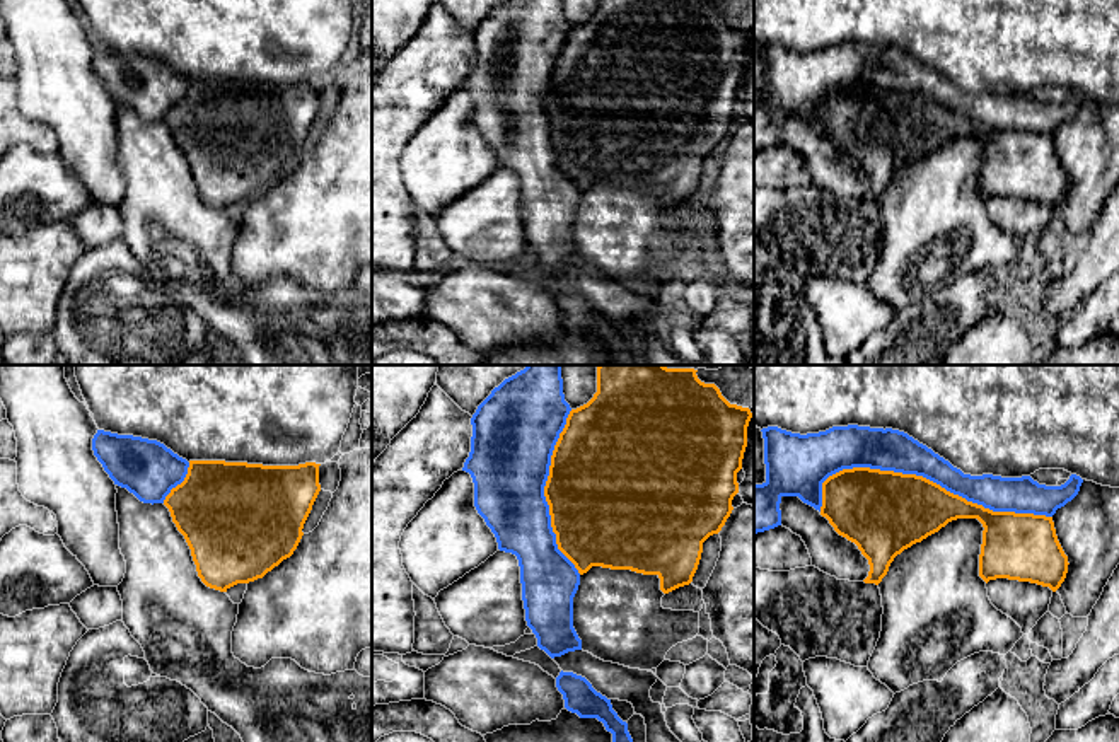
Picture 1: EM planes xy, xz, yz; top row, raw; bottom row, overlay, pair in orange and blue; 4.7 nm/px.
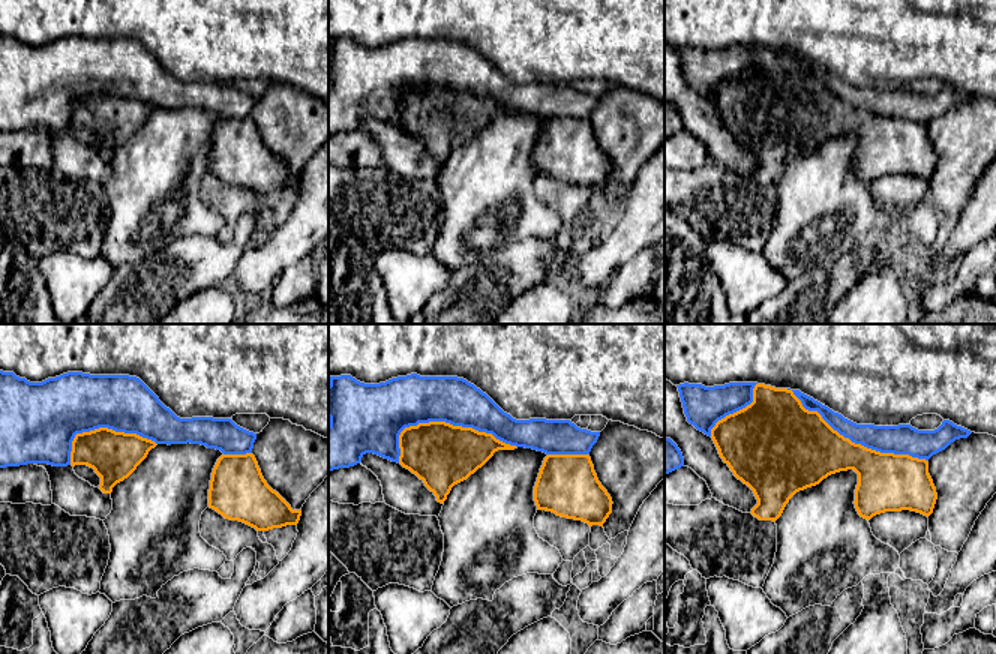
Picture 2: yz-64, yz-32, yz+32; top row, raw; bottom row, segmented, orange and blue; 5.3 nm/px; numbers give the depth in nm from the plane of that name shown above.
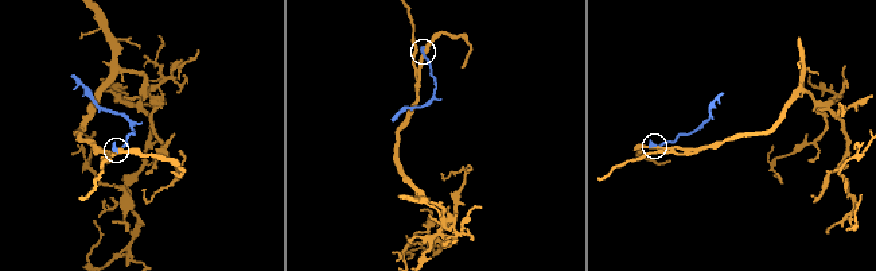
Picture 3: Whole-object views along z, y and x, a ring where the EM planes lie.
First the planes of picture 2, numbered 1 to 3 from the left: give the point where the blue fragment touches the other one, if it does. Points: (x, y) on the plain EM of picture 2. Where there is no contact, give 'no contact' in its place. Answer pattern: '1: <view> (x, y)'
1: yz-64 (101, 92)
2: yz-32 (443, 86)
3: yz+32 (854, 107)

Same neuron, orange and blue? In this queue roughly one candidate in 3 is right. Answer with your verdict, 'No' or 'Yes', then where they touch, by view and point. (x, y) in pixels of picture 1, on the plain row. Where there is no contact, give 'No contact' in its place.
No. Touches orange at yz (935, 101)

